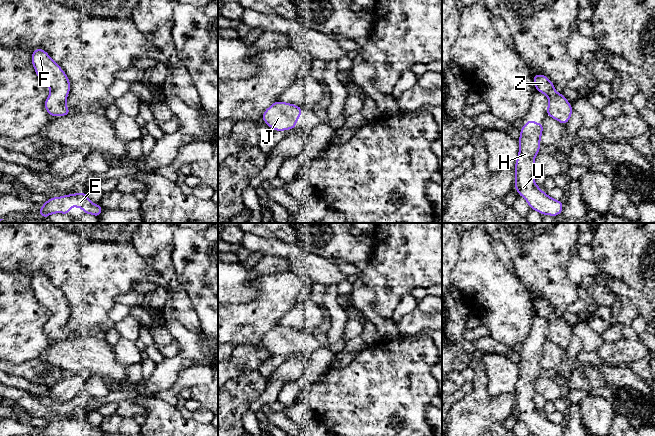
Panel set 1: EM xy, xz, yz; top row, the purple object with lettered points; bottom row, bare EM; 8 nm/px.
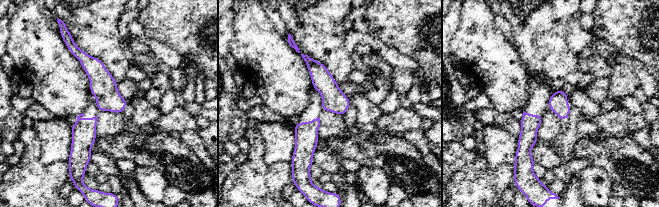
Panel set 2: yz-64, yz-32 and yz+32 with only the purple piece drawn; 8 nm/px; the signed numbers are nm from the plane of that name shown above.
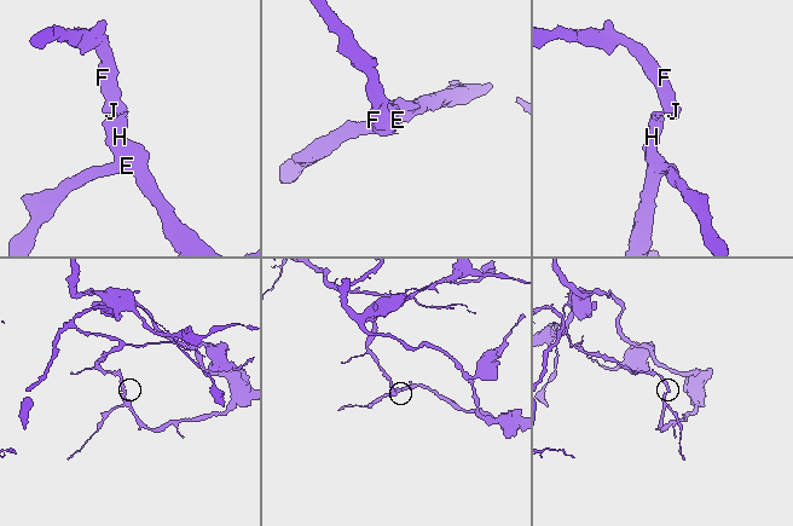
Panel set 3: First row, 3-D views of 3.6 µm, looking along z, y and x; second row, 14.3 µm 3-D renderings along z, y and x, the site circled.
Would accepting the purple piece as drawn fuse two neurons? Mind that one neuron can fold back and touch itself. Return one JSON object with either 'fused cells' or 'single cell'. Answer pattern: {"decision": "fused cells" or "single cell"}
{"decision": "fused cells"}

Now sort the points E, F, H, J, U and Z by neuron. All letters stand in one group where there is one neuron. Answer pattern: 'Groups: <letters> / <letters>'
Groups: E H U / F J Z

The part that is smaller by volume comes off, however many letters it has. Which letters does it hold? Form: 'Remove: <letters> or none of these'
Remove: F, J, Z

